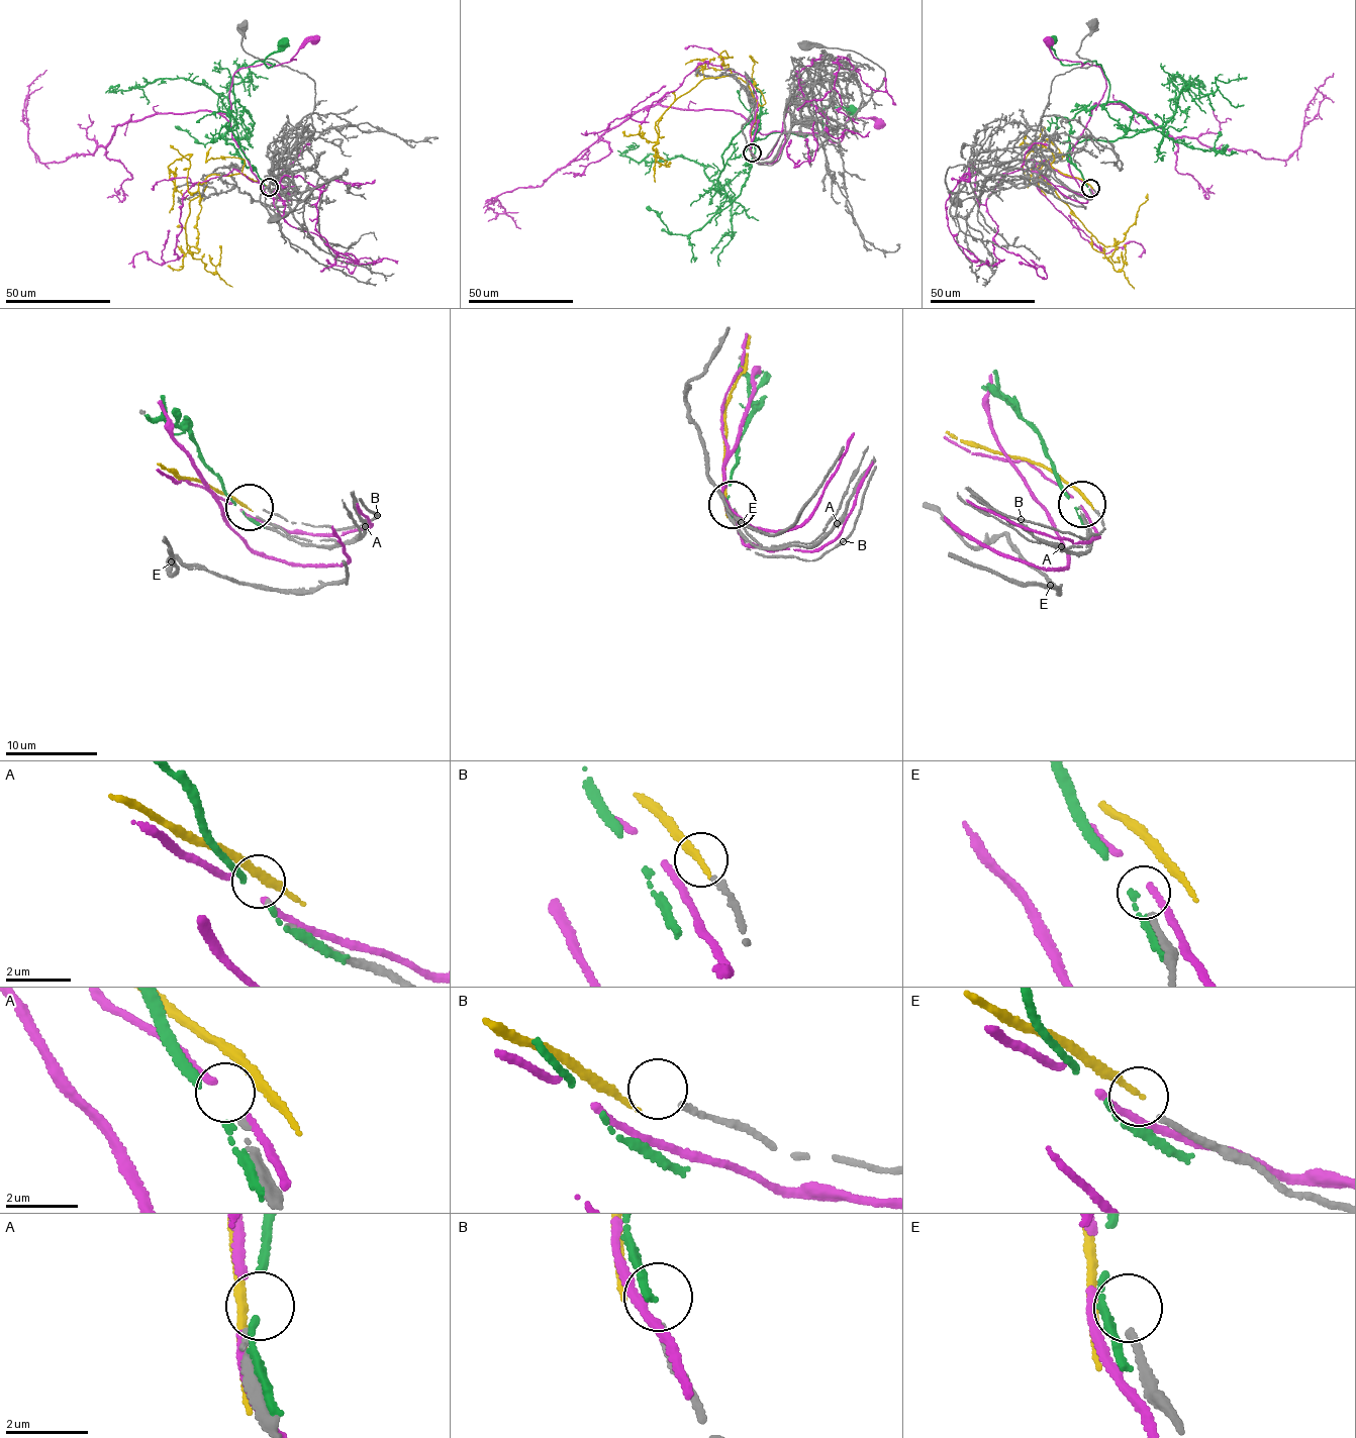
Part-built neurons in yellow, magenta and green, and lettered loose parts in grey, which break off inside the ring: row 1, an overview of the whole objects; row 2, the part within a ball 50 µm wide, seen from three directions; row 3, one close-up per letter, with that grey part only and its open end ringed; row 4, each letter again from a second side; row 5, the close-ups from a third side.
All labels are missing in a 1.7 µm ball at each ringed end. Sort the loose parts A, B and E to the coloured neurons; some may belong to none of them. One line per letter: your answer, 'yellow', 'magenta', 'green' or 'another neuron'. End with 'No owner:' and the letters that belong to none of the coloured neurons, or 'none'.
A: another neuron
B: another neuron
E: another neuron
No owner: A, B, E

